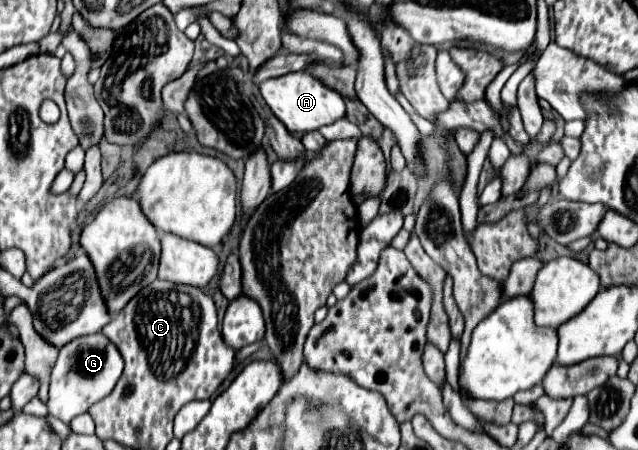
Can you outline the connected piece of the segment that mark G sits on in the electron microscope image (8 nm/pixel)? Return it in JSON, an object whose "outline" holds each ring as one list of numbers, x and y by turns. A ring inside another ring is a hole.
{"outline":[[101,332,67,342,67,346,59,350,55,364,51,366,49,400,47,400,49,414,69,424,75,416,87,412,95,402,111,394,121,372,123,372,123,358,119,350,107,338,103,338]]}

